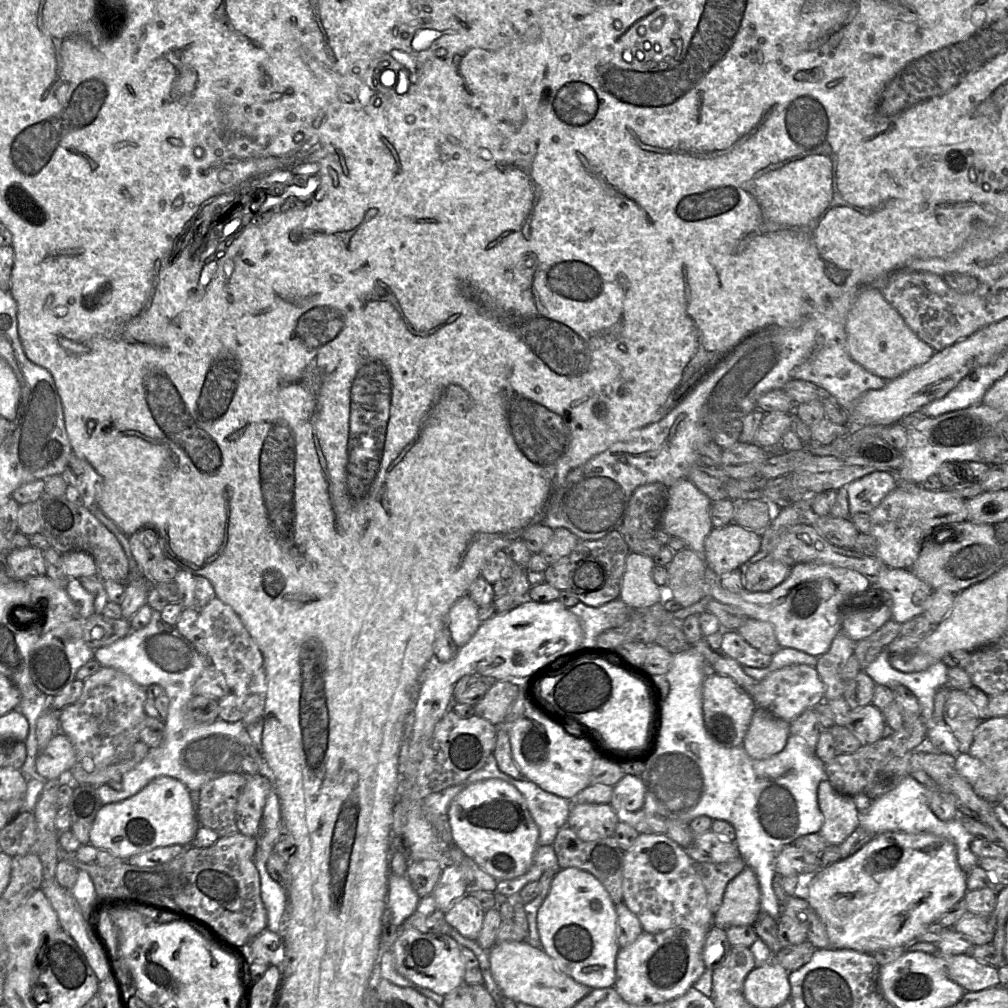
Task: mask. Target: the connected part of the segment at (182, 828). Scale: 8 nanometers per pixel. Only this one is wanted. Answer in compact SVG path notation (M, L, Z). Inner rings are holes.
M160 776L134 795L101 805L89 831L89 843L127 860L162 846L188 846L199 826L192 792L180 780Z

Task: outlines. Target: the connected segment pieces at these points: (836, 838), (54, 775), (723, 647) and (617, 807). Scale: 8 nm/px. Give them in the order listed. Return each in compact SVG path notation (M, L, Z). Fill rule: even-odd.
M824 779L818 786L817 798L824 817L819 833L828 845L839 845L859 826L853 796L838 792Z
M59 732L36 758L36 773L43 780L59 780L76 764L76 754L70 739Z
M723 630L719 637L719 649L742 667L766 668L772 656L751 646L737 631Z
M625 775L613 787L610 805L616 812L635 812L643 808L645 788L640 777Z

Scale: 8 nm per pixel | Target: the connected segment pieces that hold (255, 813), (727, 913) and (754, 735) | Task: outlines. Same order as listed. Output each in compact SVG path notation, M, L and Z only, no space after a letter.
M260 774L246 776L236 807L236 825L239 833L255 837L263 808L273 787L271 781Z
M746 866L732 879L724 892L720 909L714 914L714 926L753 926L761 912L761 896L754 871Z
M756 708L742 746L752 759L765 760L785 748L789 735L789 722Z

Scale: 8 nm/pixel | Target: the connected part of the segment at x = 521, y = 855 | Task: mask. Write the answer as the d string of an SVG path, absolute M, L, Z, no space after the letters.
M500 779L471 784L453 799L447 818L454 845L497 881L519 877L531 866L539 830L524 798L512 785Z

